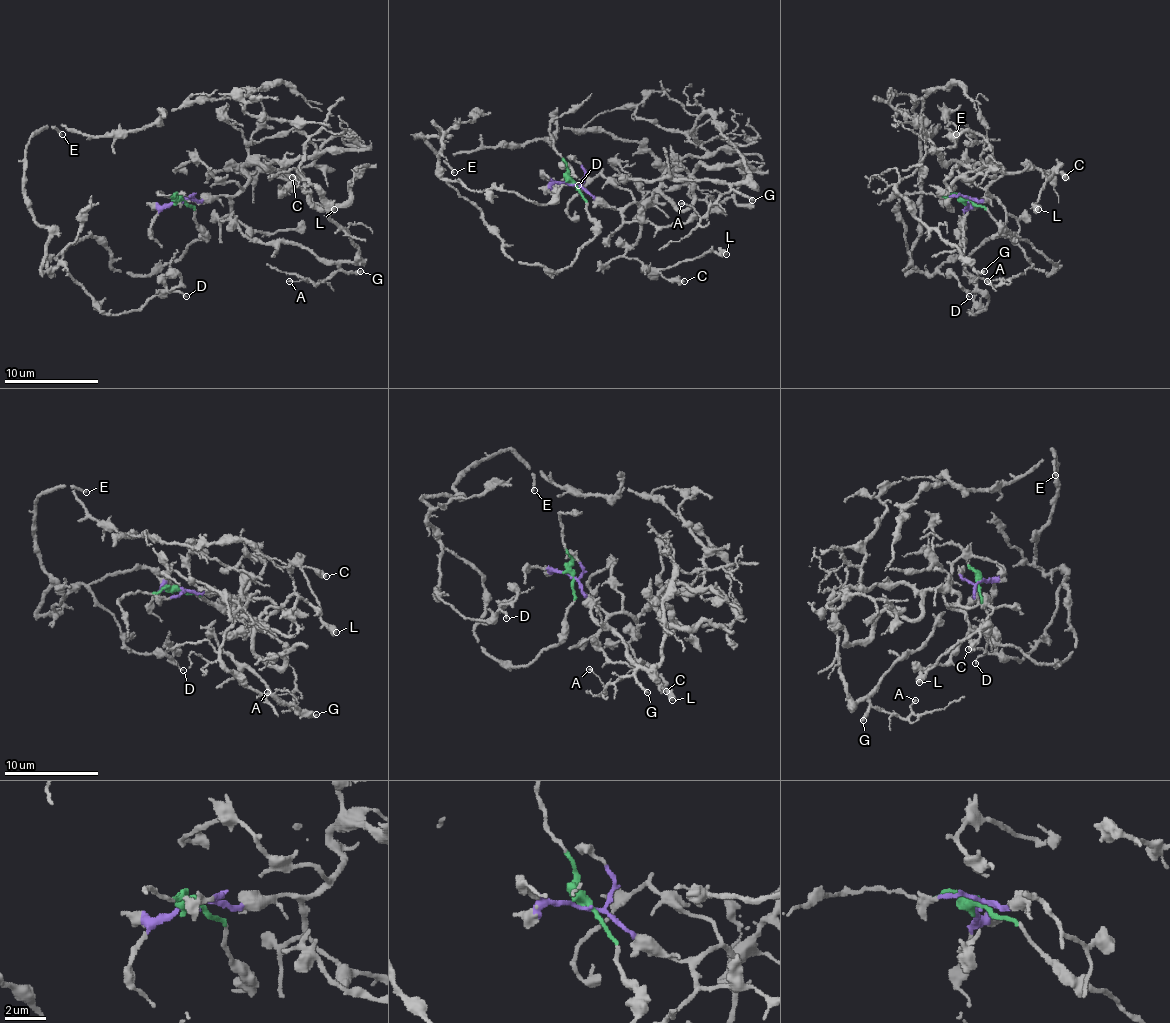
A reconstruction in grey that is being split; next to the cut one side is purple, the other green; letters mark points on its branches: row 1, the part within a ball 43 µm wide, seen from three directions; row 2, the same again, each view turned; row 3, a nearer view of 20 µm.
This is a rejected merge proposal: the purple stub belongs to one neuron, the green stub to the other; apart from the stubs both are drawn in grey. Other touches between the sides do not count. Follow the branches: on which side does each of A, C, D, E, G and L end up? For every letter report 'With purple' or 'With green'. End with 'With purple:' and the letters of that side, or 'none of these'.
A: With purple
C: With purple
D: With green
E: With green
G: With purple
L: With purple
With purple: A, C, G, L

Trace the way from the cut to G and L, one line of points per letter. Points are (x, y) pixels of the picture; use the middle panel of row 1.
G: (572, 184), (635, 220), (708, 151), (706, 112), (753, 201)
L: (572, 184), (610, 206), (638, 206), (640, 238), (626, 255), (647, 267), (727, 255)

